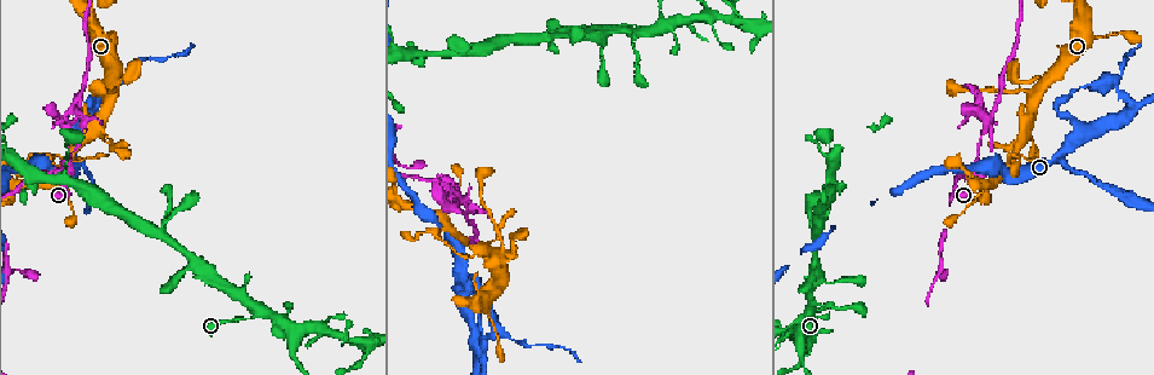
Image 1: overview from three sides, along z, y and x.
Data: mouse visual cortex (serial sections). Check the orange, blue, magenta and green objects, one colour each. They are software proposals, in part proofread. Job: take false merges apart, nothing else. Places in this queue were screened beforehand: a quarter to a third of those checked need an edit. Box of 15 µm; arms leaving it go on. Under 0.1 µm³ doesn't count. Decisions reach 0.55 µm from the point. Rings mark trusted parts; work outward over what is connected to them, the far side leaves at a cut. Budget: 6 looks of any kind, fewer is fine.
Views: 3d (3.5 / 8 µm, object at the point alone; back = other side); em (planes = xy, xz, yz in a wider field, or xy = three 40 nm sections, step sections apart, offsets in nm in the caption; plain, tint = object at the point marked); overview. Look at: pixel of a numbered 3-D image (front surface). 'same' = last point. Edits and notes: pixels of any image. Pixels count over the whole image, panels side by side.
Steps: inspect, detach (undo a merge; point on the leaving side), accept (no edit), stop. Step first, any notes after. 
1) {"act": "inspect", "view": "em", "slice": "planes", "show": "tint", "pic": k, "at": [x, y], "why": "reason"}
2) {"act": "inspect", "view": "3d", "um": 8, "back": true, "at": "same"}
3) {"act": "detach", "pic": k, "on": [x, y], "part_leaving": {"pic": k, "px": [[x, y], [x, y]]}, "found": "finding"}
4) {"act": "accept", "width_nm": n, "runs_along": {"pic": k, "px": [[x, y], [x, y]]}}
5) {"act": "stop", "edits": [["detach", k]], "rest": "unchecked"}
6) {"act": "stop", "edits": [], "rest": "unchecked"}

{"act": "inspect", "view": "3d", "um": 3.5, "back": true, "pic": 1, "at": [988, 126], "why": "arms part here"}

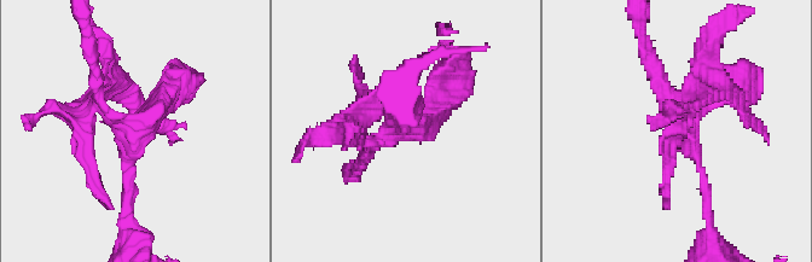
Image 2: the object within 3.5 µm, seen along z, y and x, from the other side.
{"act": "inspect", "view": "em", "slice": "xy", "step": 3, "show": "tint", "pic": 2, "at": [131, 129]}

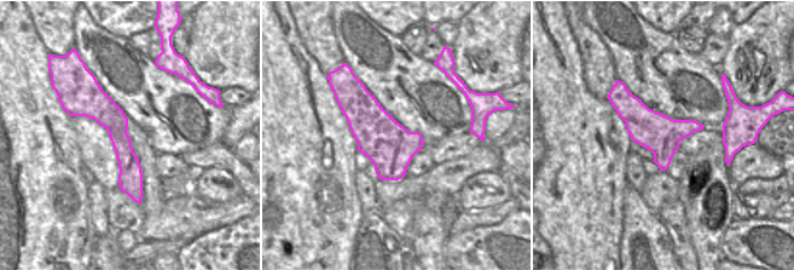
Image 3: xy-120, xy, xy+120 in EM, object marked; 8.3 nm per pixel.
{"act": "detach", "pic": 2, "on": [106, 51], "arms": 3, "arm_widths_nm": [150, 150, 300], "part_leaving": {"pic": 2, "px": [[365, 137], [380, 103], [358, 81]]}, "found": "two cells meet here"}

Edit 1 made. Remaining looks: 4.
{"act": "inspect", "view": "overview"}

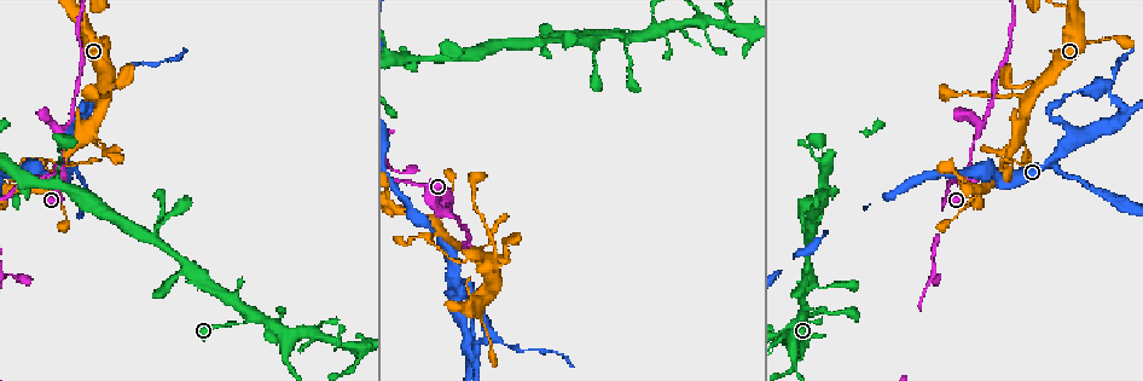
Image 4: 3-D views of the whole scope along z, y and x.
{"act": "inspect", "view": "3d", "um": 8, "back": true, "pic": 4, "at": [493, 339]}

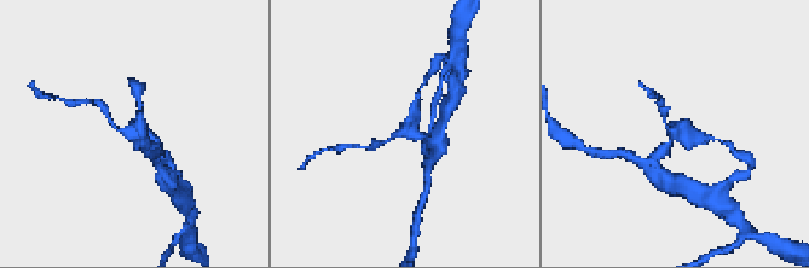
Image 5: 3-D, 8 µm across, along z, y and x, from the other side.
{"act": "inspect", "view": "3d", "um": 3.5, "pic": 5, "at": [407, 129]}

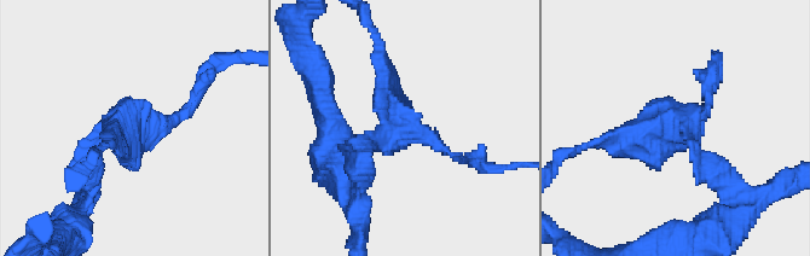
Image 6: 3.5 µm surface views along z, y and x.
{"act": "inspect", "view": "em", "slice": "xy", "step": 2, "show": "tint", "pic": 6, "at": [127, 123]}

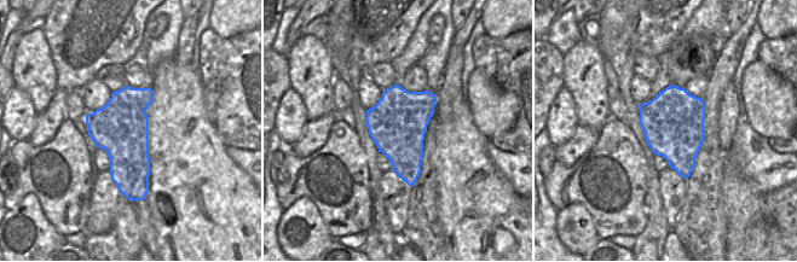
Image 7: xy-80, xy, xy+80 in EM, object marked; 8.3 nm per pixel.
{"act": "detach", "pic": 6, "on": [403, 134], "part_leaving": {"pic": 6, "px": [[372, 144], [398, 129], [380, 58]]}, "found": "two cells meet here"}

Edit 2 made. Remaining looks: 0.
{"act": "stop", "edits": [["detach", 2], ["detach", 6]], "rest": "unchecked"}

